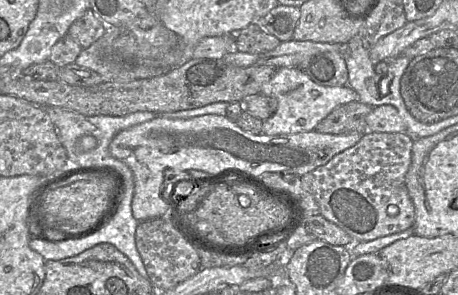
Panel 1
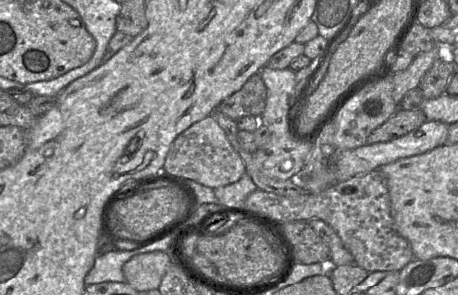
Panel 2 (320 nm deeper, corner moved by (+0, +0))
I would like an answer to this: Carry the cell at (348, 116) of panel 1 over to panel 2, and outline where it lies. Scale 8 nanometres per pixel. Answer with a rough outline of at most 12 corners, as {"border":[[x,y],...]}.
{"border":[[398,110],[366,144],[404,136],[427,121],[421,110]]}

